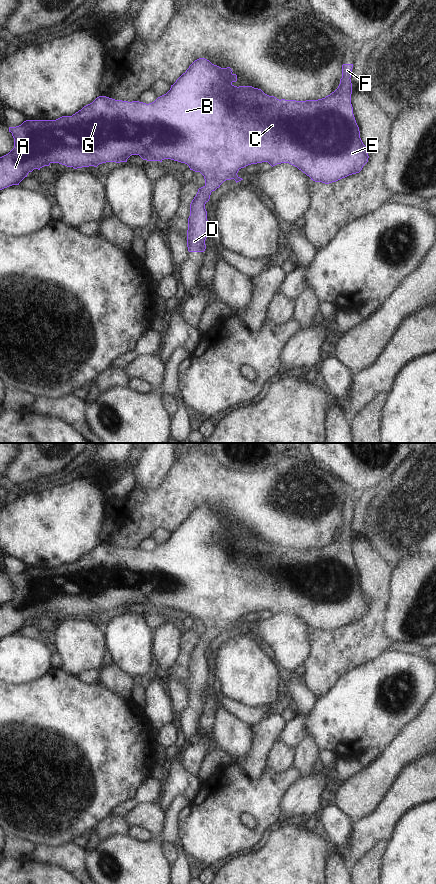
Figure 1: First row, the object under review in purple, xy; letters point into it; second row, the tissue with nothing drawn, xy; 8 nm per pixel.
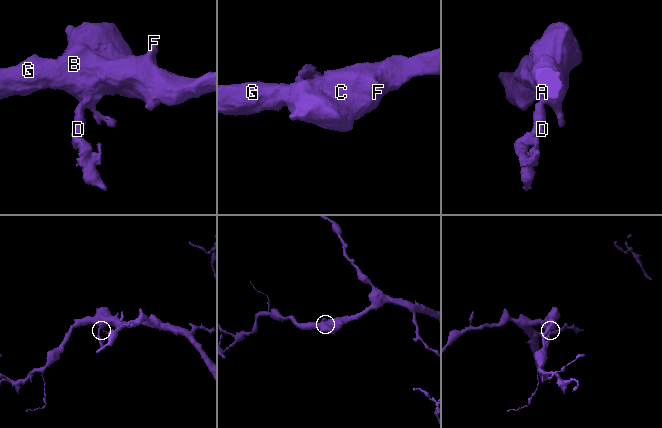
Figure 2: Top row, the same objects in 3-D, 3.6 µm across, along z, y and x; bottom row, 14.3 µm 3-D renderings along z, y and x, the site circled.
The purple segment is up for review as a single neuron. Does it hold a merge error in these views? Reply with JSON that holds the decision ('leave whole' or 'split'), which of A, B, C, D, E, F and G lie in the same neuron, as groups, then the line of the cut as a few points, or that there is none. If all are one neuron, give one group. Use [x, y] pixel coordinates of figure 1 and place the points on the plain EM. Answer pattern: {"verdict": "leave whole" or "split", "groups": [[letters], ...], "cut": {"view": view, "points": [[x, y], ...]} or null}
{"verdict": "leave whole", "groups": [["A", "B", "C", "D", "E", "F", "G"]], "cut": null}

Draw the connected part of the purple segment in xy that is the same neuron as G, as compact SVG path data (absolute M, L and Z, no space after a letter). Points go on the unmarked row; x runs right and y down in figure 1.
M205 506L195 508L170 538L154 550L115 548L106 544L97 545L72 564L62 564L56 568L26 568L21 573L9 575L14 586L14 596L0 605L0 638L19 631L34 617L40 618L51 611L59 611L74 617L94 614L106 610L127 610L131 603L139 603L143 608L160 609L171 607L200 620L205 633L190 652L188 666L187 695L189 700L204 700L205 688L210 682L205 652L215 639L226 629L243 628L237 621L251 612L268 610L272 615L289 611L315 630L329 632L349 623L359 621L368 610L368 597L360 586L351 552L353 512L342 513L342 526L338 536L325 546L318 548L285 548L265 542L252 534L234 534L237 523L230 515L221 516Z

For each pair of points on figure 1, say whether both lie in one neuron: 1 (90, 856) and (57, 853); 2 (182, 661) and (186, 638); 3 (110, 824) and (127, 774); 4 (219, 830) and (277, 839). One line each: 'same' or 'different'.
1: different
2: same
3: different
4: different

